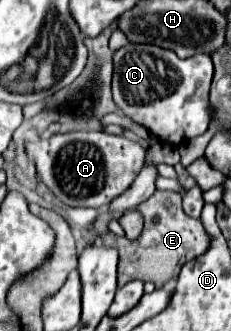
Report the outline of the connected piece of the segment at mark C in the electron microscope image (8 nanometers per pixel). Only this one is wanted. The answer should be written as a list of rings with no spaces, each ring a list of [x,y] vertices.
[[[128,43],[114,53],[114,103],[132,121],[148,127],[160,141],[180,145],[208,131],[208,91],[212,73],[214,67],[208,55],[180,59],[174,51],[156,45]]]

